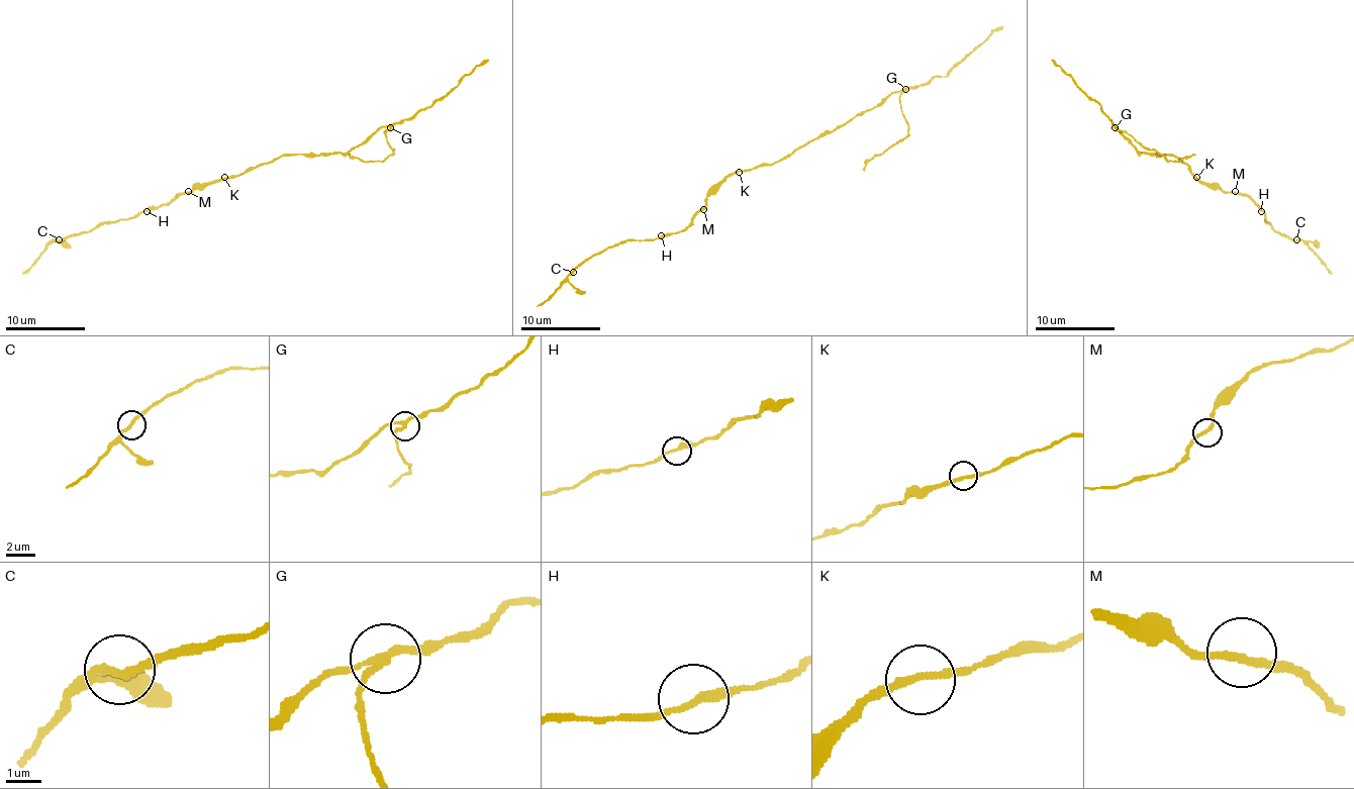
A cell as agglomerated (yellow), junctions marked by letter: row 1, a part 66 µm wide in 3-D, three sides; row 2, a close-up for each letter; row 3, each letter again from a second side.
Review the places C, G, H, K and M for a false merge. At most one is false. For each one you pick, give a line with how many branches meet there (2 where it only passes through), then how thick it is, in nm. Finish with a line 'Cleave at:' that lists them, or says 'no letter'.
G: branches 3; calibre 190 nm
Cleave at: G

